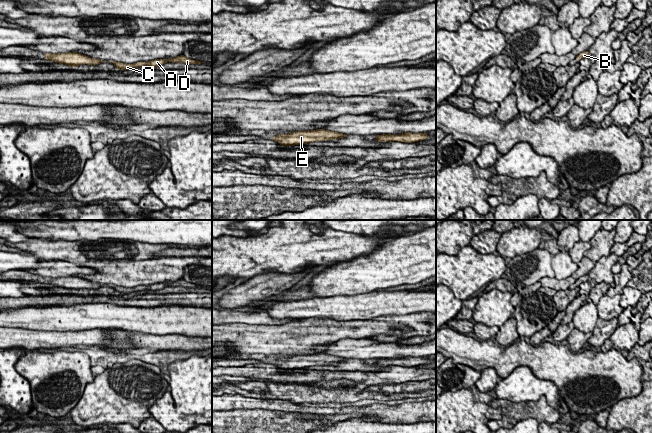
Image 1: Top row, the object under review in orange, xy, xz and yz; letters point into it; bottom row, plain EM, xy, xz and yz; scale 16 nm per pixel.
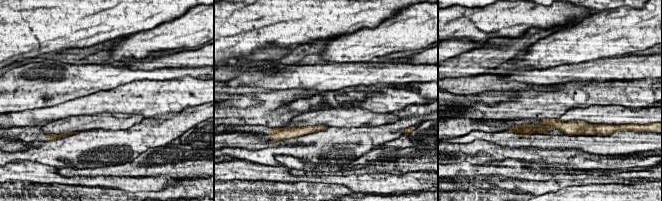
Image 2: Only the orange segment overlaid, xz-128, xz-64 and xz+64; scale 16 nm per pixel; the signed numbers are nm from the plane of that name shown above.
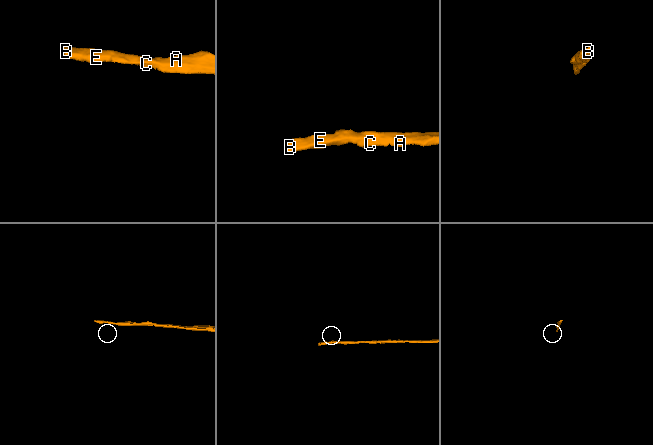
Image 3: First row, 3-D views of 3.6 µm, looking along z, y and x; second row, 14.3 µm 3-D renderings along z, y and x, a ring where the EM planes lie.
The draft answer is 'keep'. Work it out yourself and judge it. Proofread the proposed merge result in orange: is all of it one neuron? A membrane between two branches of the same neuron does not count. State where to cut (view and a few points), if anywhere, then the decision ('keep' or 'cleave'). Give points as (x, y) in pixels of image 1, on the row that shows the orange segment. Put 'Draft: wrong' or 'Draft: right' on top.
Draft: right
cut none; keep

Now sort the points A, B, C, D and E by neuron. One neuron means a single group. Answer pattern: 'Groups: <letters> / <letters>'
Groups: A B C D E

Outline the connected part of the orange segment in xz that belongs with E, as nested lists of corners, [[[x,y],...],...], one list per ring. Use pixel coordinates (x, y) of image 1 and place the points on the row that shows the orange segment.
[[[324,129],[308,130],[308,131],[295,131],[289,134],[275,135],[270,140],[277,141],[282,146],[303,145],[310,142],[327,141],[329,139],[337,140],[346,137],[346,134],[337,133]]]

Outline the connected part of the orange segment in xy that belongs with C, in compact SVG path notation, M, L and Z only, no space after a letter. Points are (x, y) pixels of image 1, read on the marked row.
M180 55L177 56L175 58L171 58L171 59L158 59L158 60L153 60L153 61L149 61L147 63L145 62L137 62L134 64L125 64L125 63L121 63L121 62L113 62L110 61L109 63L113 63L115 65L116 69L119 70L130 70L132 68L138 68L138 67L142 67L147 65L149 68L156 68L157 66L161 66L163 64L165 64L166 62L173 62L173 63L185 63L185 64L201 64L204 62L201 61L197 61L197 60L193 60L190 58L185 57L184 55Z

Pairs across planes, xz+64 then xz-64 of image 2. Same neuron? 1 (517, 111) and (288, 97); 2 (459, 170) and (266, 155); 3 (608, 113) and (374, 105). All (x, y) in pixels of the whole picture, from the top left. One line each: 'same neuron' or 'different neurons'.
1: same neuron
2: different neurons
3: different neurons

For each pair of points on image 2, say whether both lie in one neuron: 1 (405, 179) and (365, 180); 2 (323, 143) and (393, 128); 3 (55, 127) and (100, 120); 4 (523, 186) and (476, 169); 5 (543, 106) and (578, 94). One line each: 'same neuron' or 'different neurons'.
1: same neuron
2: same neuron
3: same neuron
4: different neurons
5: same neuron

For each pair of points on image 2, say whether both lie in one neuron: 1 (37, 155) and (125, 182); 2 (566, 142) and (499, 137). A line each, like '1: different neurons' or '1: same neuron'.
1: different neurons
2: same neuron

